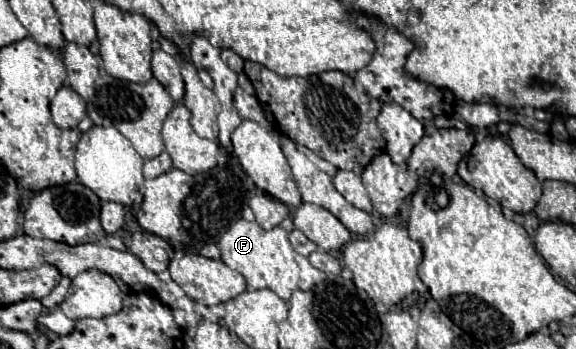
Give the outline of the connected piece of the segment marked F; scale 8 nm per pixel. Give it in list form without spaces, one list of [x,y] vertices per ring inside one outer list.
[[[240,218],[222,234],[218,248],[222,254],[222,262],[240,272],[248,288],[268,288],[282,300],[288,300],[294,290],[310,290],[324,280],[324,274],[316,270],[306,256],[300,256],[298,252],[294,252],[294,248],[290,248],[288,232],[282,226],[264,230],[256,222],[246,222],[244,218]]]

